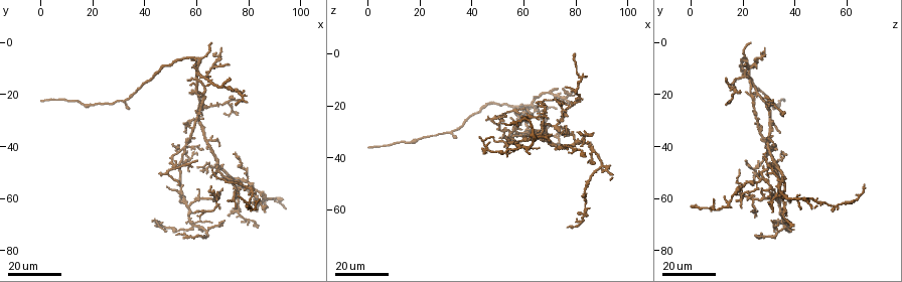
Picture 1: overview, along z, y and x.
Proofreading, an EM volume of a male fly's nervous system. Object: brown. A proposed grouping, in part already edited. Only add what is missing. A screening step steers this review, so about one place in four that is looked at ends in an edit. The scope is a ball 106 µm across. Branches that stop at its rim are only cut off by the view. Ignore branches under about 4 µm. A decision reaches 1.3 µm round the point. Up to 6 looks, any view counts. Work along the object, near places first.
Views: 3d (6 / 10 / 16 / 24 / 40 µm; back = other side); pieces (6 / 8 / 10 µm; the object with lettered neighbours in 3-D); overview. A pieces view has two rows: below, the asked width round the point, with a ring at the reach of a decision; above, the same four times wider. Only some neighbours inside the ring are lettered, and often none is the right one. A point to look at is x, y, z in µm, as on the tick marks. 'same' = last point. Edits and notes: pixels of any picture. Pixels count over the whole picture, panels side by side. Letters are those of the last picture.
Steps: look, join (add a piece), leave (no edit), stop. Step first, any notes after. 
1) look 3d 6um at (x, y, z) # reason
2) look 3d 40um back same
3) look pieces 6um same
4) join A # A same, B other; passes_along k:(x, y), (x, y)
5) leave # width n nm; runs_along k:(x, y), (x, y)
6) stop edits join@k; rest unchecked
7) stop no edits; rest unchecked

look 3d 16um at (73, 14, 13) # branch stops here

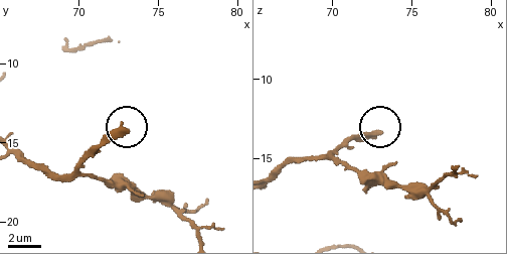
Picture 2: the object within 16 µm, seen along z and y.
look pieces 8um at (73.0, 14.3, 13.4)

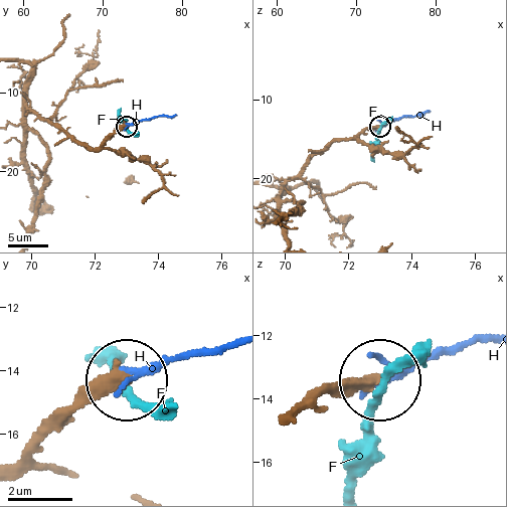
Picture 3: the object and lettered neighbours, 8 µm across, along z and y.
leave # width 410 nm; F other, H other; runs_along 3:(279, 198), (283, 186), (328, 144), (380, 126); no lettered piece goes on from it

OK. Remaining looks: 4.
look 3d 24um at (79, 23, 15) # branch stops here

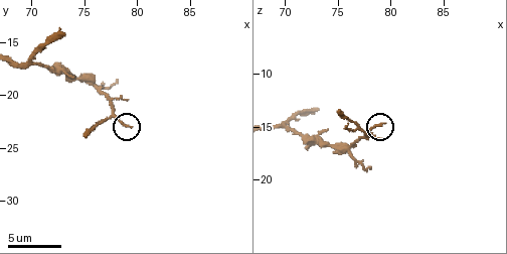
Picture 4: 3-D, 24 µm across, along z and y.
look pieces 10um at (79.2, 23.0, 14.4)

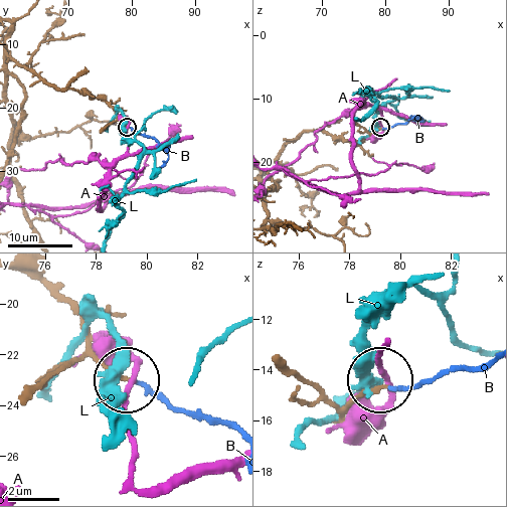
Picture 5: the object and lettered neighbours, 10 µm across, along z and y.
join B # width 160 nm; A other, B same, L other; passes_along 5:(335, 417), (385, 384), (485, 369); the neuron continues

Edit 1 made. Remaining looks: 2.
stop edits join@5; rest unchecked

